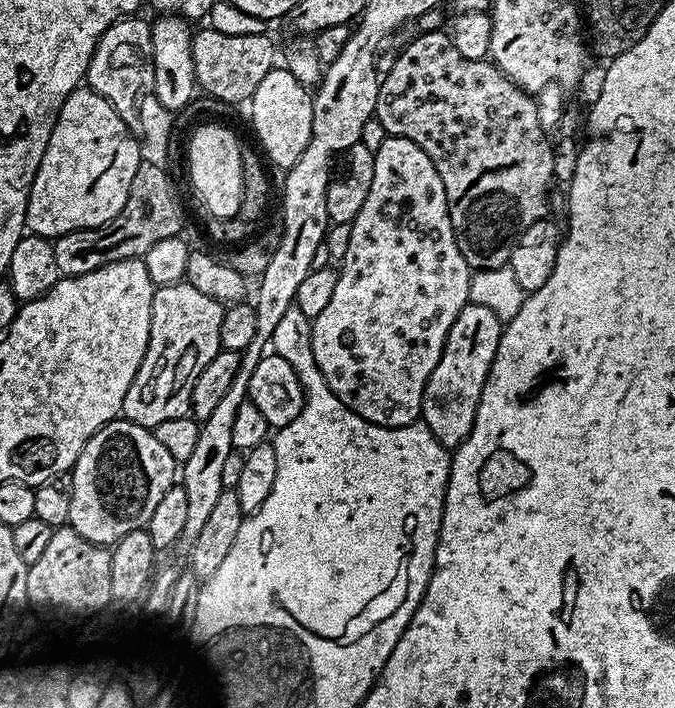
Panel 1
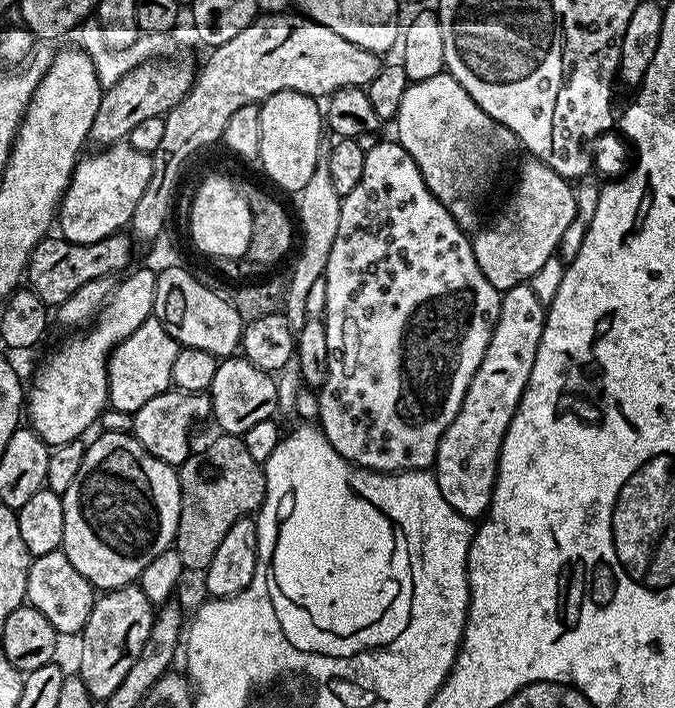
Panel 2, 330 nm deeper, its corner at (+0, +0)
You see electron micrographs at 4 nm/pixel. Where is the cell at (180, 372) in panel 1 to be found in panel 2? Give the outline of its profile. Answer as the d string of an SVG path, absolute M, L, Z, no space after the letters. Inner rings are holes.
M149 318L142 322L142 326L138 326L130 338L123 340L108 358L108 404L117 412L135 414L139 408L146 406L146 402L150 402L150 398L158 398L158 394L169 391L173 387L174 358L178 358L180 350L181 345L164 329L160 320Z

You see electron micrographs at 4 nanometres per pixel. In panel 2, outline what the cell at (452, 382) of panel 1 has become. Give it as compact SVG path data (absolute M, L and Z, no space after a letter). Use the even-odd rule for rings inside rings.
M531 283L519 284L502 293L500 313L486 354L482 354L474 378L470 378L470 386L454 422L450 422L438 442L434 465L438 490L442 490L442 498L469 522L479 521L492 501L502 438L518 410L530 370L534 370L545 315L546 304L539 300Z

